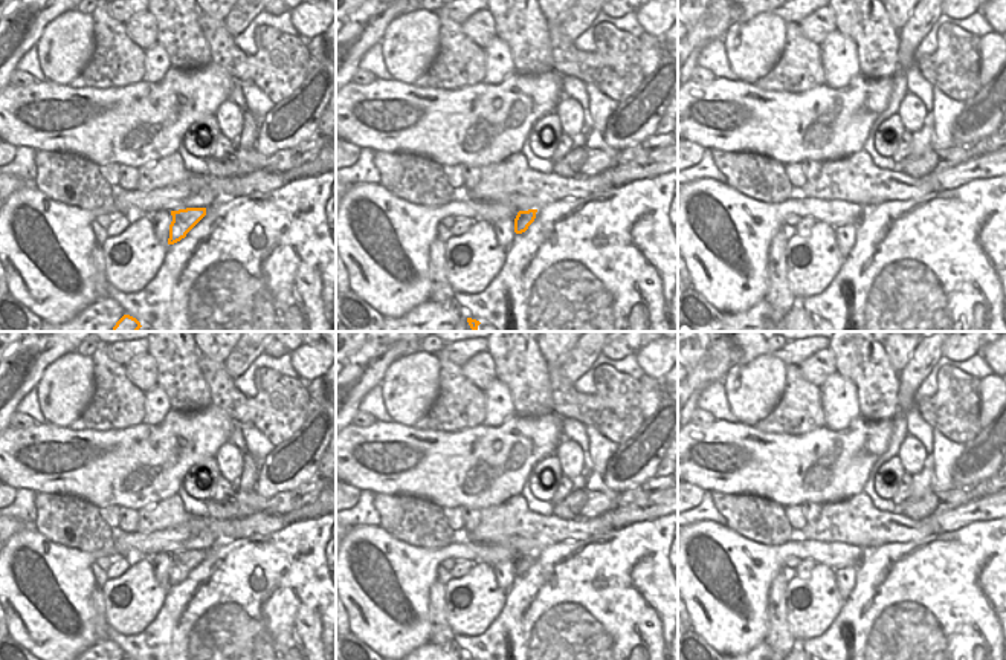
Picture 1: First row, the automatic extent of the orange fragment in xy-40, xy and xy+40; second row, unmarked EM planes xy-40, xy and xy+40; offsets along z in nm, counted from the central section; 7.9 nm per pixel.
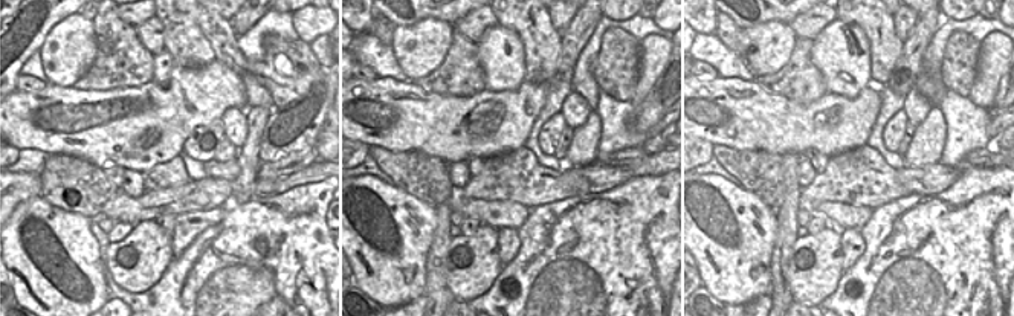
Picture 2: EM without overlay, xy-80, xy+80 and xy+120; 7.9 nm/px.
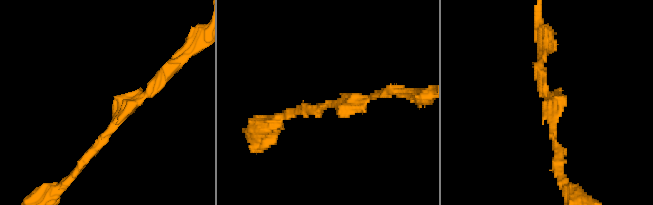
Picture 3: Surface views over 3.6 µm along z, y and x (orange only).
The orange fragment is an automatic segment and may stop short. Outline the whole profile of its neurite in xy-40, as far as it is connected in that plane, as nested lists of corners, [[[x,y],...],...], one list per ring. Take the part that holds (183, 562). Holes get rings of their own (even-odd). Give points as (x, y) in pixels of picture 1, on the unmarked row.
[[[186,550],[171,553],[173,564],[169,567],[168,587],[174,587],[186,579],[186,576],[206,558],[206,550]]]

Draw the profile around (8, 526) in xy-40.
[[[0,515],[0,552],[3,545],[8,542],[8,539],[24,527],[31,527],[31,526],[26,526],[18,519],[12,519],[9,516]]]

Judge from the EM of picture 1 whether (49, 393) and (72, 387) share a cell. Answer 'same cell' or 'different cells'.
same cell

